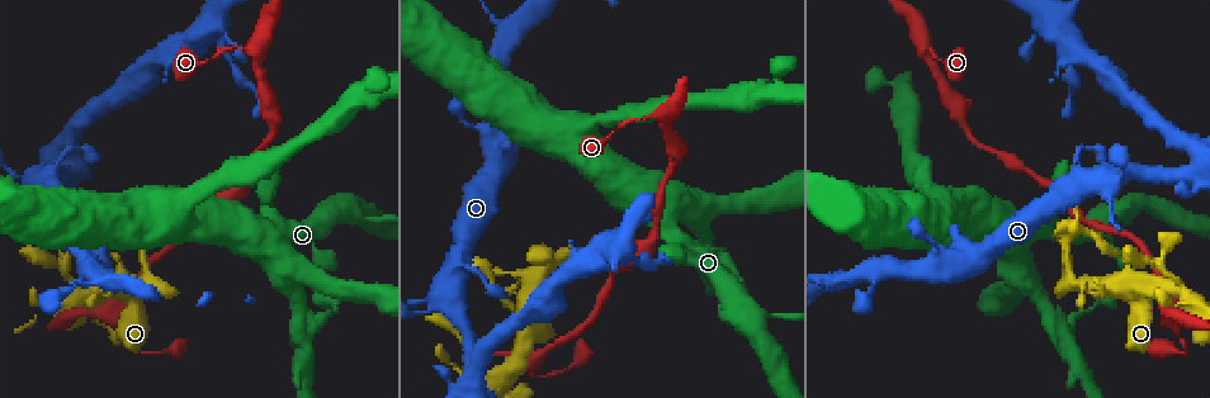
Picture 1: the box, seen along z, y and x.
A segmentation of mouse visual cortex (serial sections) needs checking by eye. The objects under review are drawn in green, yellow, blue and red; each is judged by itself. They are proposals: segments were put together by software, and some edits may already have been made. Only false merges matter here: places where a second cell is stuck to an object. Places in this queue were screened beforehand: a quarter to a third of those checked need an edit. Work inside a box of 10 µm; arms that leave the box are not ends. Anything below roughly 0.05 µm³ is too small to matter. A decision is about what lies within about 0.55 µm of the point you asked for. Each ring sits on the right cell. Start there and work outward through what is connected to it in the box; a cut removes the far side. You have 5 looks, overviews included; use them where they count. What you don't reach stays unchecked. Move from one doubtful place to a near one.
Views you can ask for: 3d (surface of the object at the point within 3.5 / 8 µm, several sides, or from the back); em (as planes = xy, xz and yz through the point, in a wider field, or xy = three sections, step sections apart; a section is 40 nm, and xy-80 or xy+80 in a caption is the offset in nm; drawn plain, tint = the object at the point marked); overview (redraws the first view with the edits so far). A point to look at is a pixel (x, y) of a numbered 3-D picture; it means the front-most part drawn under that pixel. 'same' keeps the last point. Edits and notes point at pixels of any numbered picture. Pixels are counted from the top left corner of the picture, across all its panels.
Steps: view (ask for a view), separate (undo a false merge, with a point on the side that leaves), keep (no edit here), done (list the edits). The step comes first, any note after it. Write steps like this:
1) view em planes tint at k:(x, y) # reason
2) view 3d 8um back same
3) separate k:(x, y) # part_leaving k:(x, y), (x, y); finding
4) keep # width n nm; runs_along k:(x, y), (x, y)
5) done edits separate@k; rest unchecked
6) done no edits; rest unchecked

view 3d 3.5um at 1:(66, 275) # sudden change in width

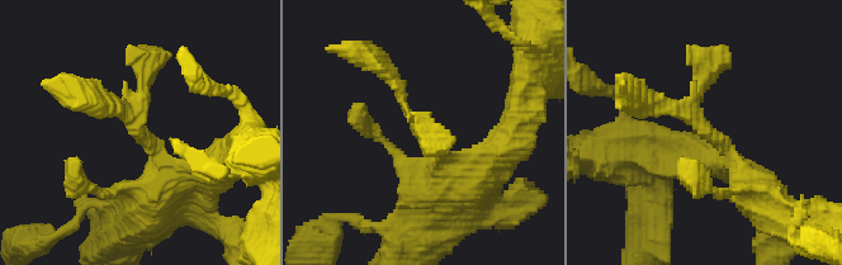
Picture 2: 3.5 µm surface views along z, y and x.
view em xy step 3 tint at 2:(135, 130) # arms 3; arm_widths 200, 250, 300 nm

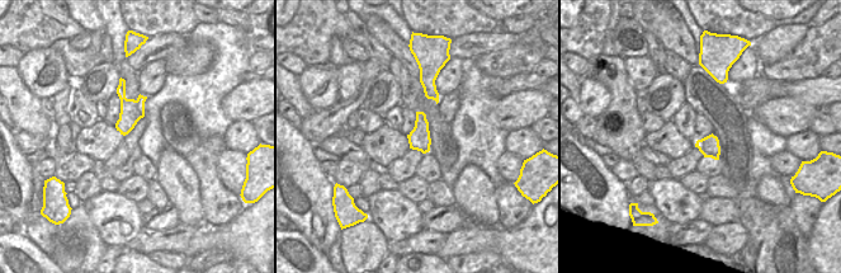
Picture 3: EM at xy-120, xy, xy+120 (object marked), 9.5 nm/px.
keep # runs_along 2:(462, 169), (443, 162), (381, 65); one cell here

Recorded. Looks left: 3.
view em planes tint at 1:(1115, 181) # thin arm on a thick one

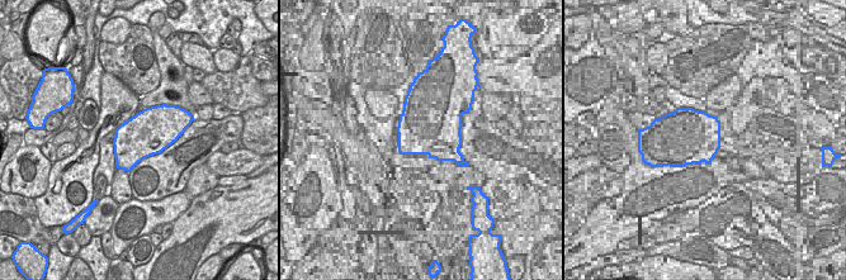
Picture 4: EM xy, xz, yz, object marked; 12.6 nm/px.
view 3d 3.5um same # wider look

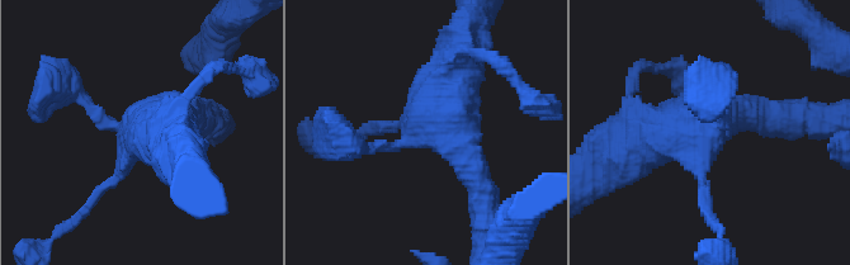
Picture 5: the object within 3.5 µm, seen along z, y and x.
keep # arm_widths 150, 150, 400, 600 nm; runs_along 5:(627, 148), (721, 114), (764, 118); all the same cell

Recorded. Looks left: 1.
done no edits; rest unchecked

